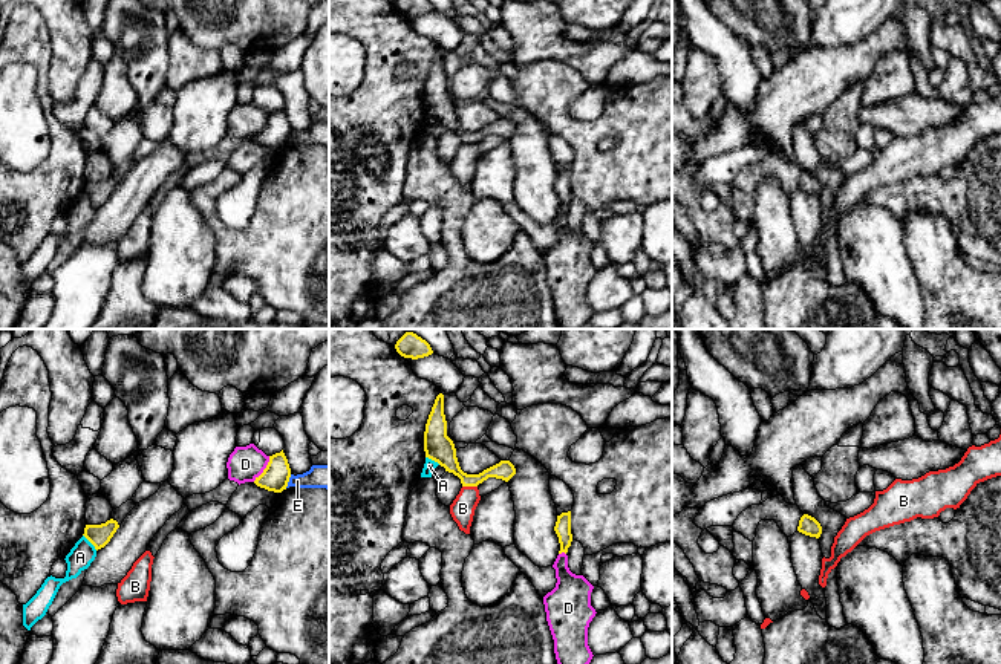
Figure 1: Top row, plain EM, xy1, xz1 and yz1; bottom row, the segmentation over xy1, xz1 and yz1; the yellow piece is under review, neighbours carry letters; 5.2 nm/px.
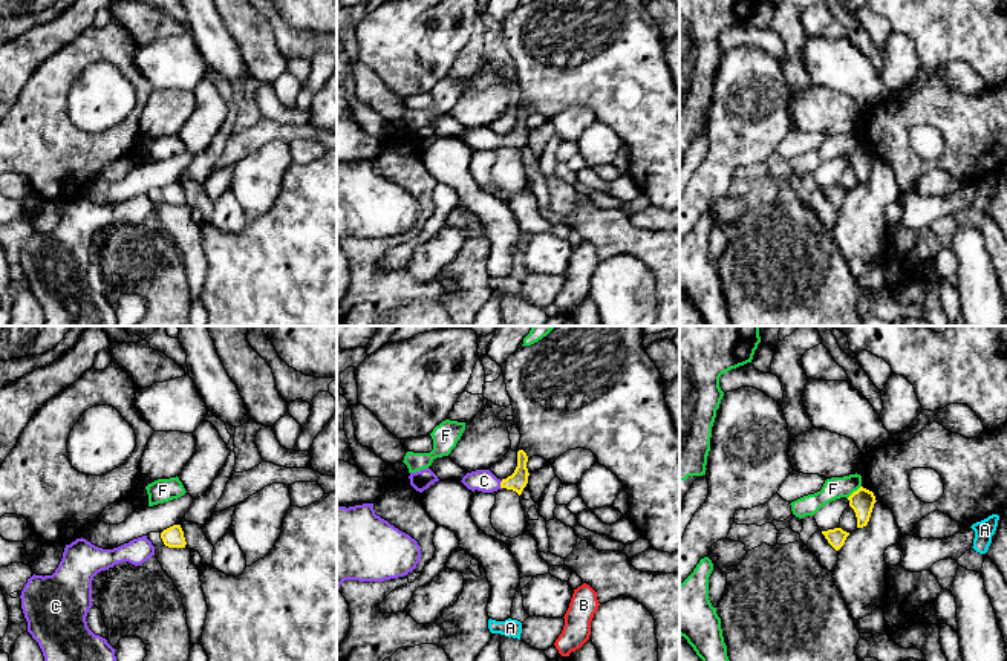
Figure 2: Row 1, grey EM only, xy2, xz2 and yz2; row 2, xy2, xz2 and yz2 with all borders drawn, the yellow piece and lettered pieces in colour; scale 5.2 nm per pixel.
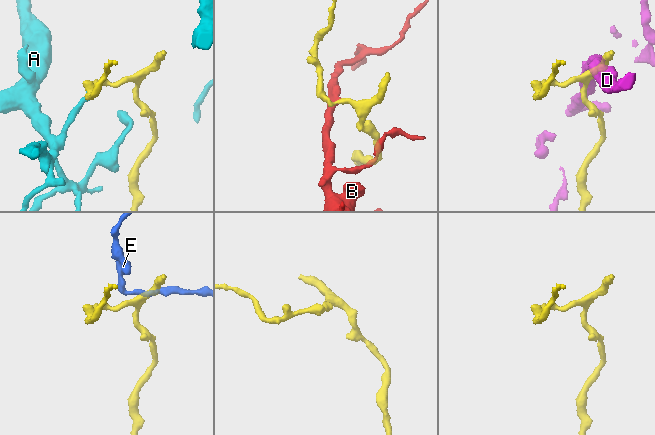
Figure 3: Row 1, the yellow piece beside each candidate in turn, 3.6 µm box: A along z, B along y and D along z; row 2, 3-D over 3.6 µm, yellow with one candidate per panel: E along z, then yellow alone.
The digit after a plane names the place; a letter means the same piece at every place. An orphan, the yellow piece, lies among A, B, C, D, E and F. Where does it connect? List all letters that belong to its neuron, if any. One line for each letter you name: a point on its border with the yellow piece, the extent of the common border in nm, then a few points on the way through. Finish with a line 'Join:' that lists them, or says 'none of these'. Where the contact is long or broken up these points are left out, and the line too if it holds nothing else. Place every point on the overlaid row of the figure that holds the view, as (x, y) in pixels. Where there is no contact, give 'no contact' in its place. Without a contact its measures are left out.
C: xz2 (501, 484) | 40 nm | across xz2 (518, 481), (501, 484), (484, 481)
Join: C

